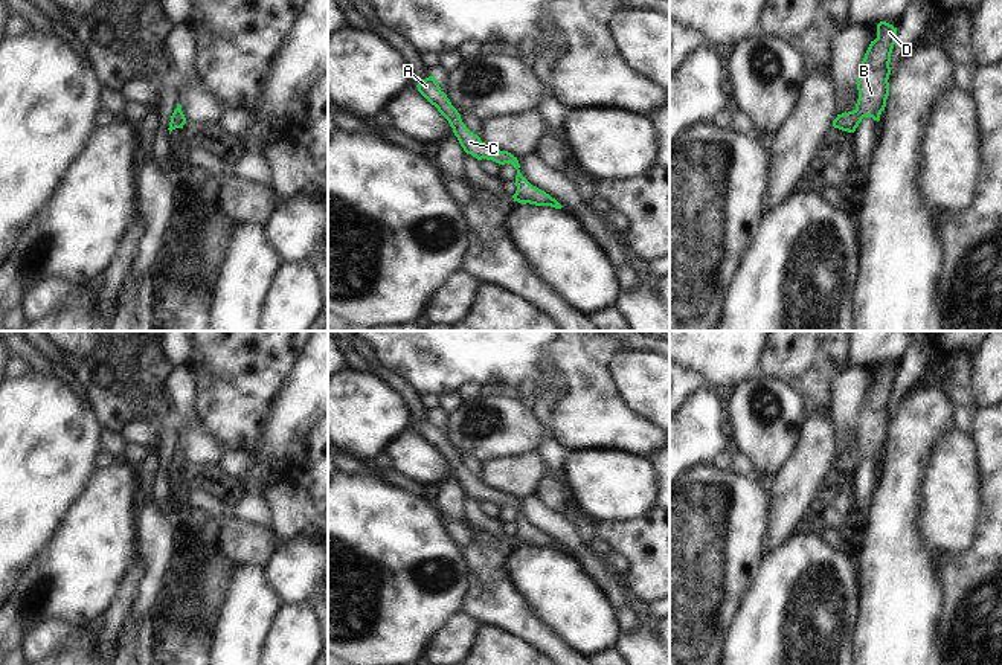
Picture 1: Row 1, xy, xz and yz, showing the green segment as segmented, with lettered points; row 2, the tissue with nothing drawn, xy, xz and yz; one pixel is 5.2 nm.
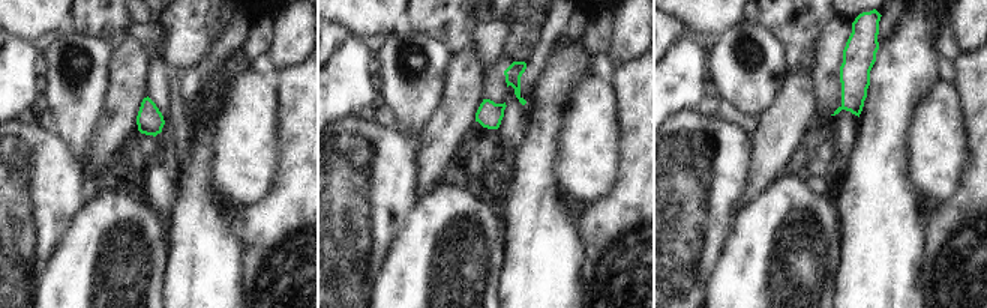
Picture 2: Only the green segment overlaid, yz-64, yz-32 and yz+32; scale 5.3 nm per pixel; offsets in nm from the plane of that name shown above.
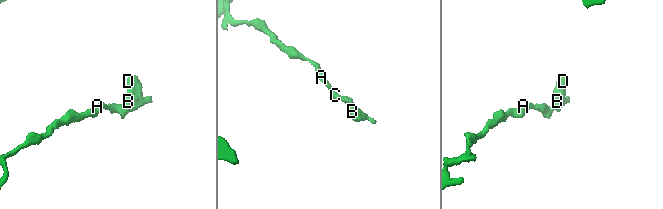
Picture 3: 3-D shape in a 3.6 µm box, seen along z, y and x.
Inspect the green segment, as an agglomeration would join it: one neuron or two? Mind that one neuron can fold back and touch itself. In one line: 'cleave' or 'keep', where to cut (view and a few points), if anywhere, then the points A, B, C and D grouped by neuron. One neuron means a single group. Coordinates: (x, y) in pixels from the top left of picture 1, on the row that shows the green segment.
keep; cut none; groups A B C D

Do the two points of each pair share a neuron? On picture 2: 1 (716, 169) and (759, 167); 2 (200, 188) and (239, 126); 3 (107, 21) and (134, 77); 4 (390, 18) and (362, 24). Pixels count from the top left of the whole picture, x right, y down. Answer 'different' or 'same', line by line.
1: different
2: different
3: different
4: same

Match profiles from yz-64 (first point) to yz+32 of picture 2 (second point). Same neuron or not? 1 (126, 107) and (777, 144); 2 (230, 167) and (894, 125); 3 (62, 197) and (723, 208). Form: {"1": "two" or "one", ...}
{"1": "one", "2": "two", "3": "one"}

